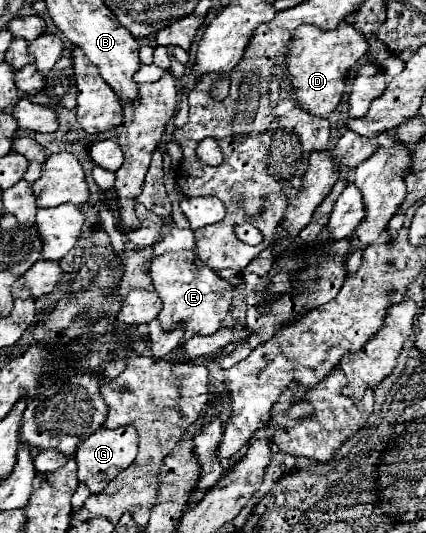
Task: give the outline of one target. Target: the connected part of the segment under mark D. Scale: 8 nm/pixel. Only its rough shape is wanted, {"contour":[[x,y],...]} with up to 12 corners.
{"contour":[[349,22],[301,26],[287,58],[303,110],[327,118],[367,52]]}

